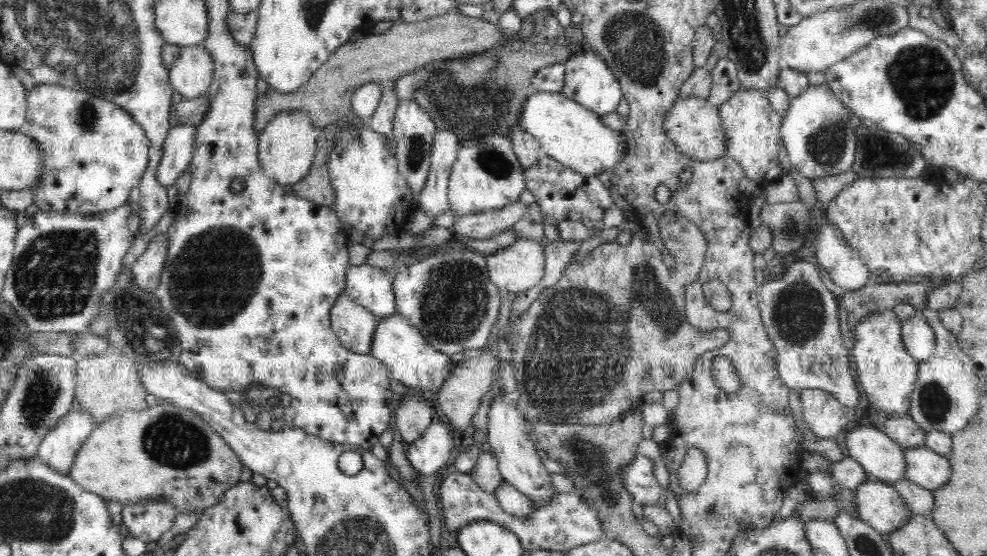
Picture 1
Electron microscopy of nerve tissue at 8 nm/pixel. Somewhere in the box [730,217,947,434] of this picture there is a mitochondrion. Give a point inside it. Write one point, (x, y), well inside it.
(797, 312)

